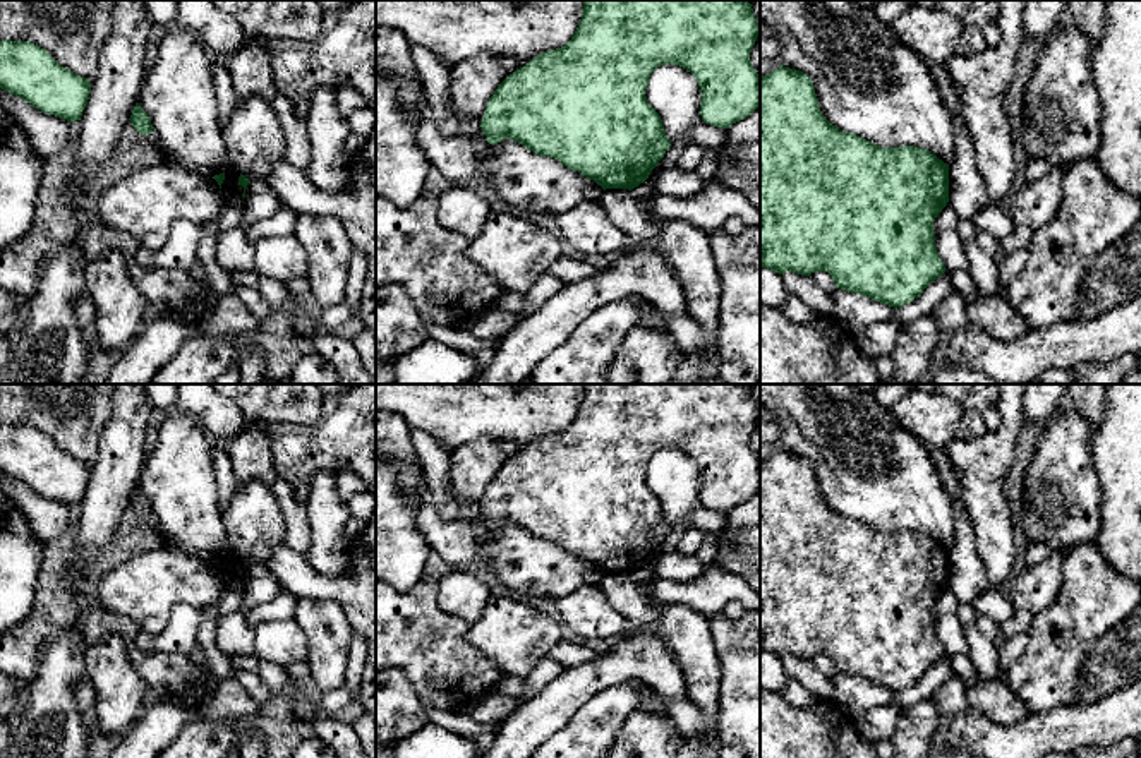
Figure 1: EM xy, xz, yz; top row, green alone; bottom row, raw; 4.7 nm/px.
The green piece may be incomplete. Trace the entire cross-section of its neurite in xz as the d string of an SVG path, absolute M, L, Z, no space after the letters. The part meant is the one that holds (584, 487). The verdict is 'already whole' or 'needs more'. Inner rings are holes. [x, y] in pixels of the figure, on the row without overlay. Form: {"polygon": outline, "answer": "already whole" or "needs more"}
{"polygon": "M585 384L571 424L510 458L486 489L480 513L489 528L511 523L606 573L643 568L671 530L647 487L650 458L666 448L693 458L705 508L729 513L760 489L750 436L760 410L746 384Z", "answer": "already whole"}

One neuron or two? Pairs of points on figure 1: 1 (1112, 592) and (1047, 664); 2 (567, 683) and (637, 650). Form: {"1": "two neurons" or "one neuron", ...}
{"1": "one neuron", "2": "one neuron"}

